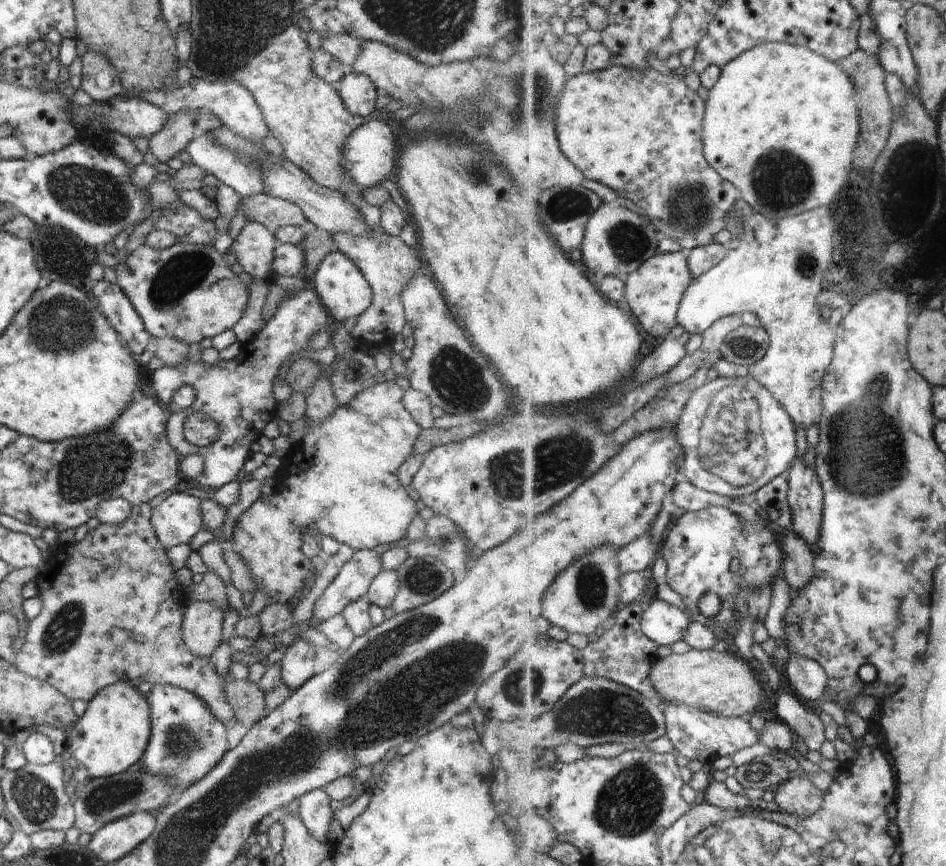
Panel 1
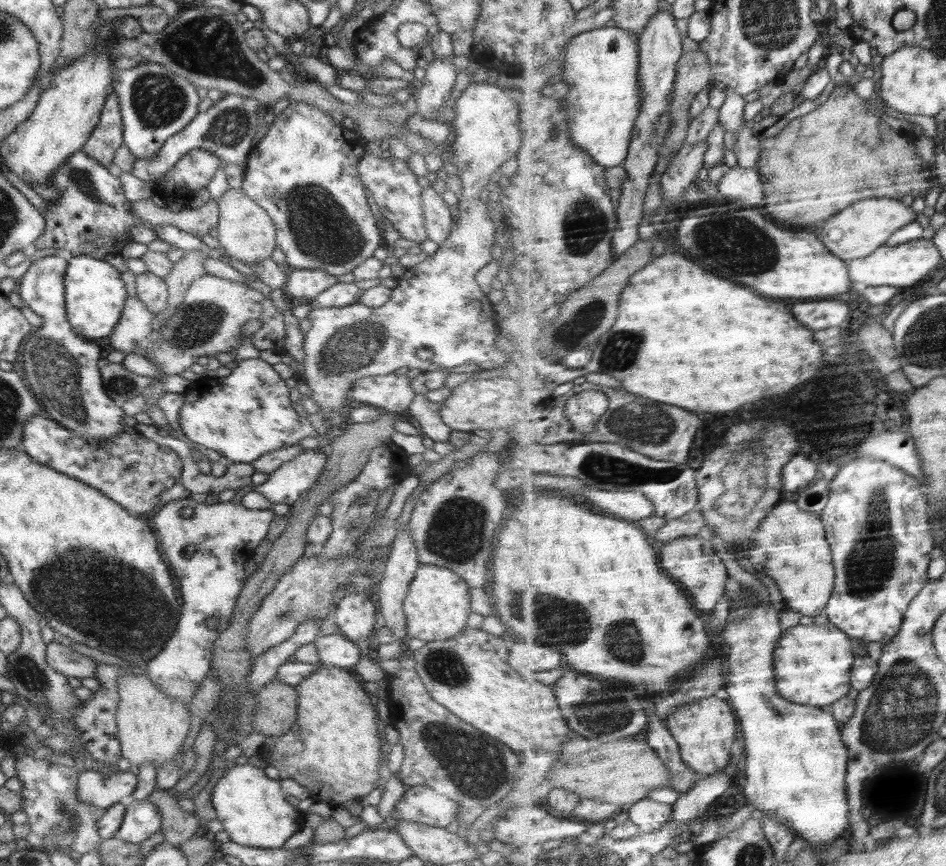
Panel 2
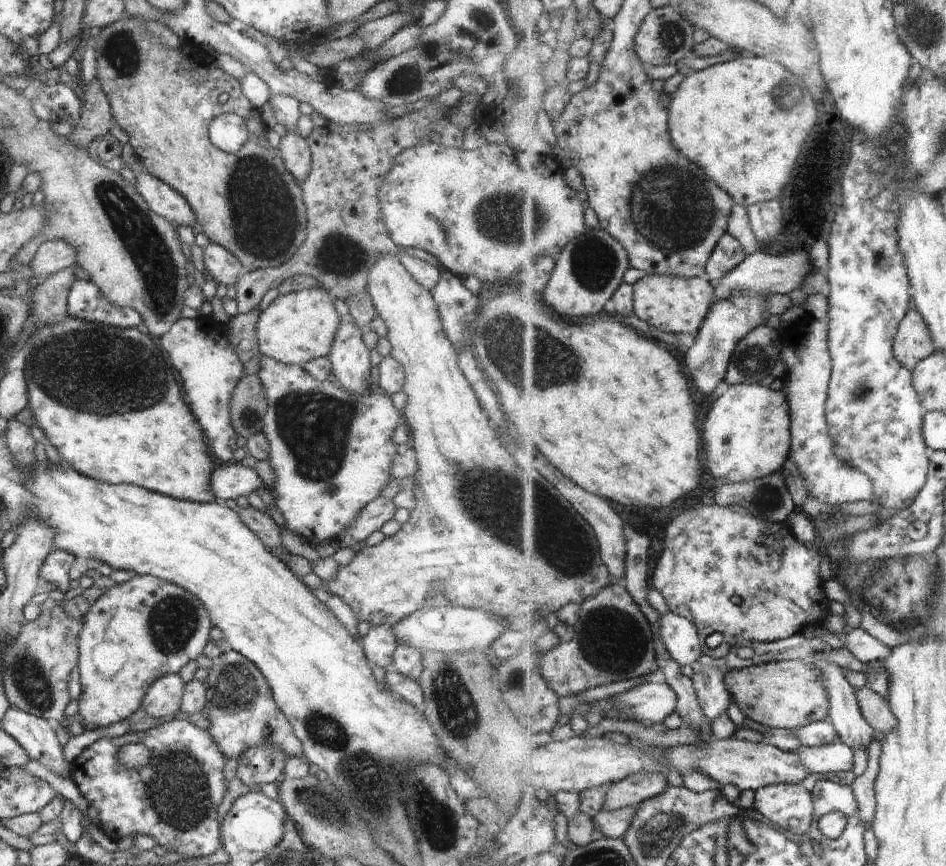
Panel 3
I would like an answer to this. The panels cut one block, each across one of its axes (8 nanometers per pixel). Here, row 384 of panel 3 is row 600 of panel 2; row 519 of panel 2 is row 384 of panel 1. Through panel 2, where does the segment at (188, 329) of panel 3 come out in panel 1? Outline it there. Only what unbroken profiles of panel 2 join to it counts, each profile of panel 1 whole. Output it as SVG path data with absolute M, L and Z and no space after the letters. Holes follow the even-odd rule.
M307 287L292 296L288 296L278 312L274 316L270 317L270 320L266 321L264 328L250 341L242 344L241 351L233 359L230 360L218 360L214 364L206 364L201 360L194 362L191 360L184 360L180 366L165 366L154 365L153 382L154 388L156 388L157 399L161 402L162 408L166 409L166 436L170 446L174 448L179 455L198 454L202 456L204 466L202 472L200 472L195 480L200 486L213 489L214 491L222 488L224 484L236 480L238 472L242 470L244 462L252 454L250 446L252 442L256 442L258 436L262 435L263 428L274 419L273 413L276 413L278 402L274 399L271 392L272 382L275 381L278 374L278 369L284 362L292 360L294 354L298 354L300 350L308 350L310 346L309 340L318 334L320 330L331 330L334 323L328 316L328 312L323 307L323 304L319 300L319 296L314 291L313 287ZM183 386L190 386L194 391L194 401L190 407L182 409L179 412L174 412L171 409L172 397L175 392ZM204 412L210 414L220 430L218 434L218 440L208 444L208 446L193 445L186 441L184 436L184 424L189 418L189 415L199 414Z

